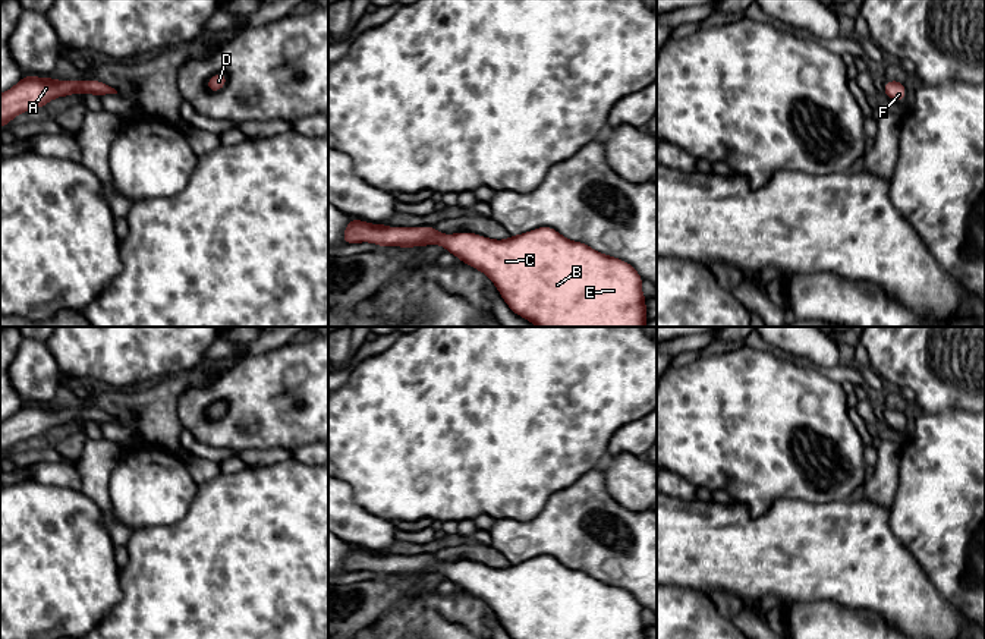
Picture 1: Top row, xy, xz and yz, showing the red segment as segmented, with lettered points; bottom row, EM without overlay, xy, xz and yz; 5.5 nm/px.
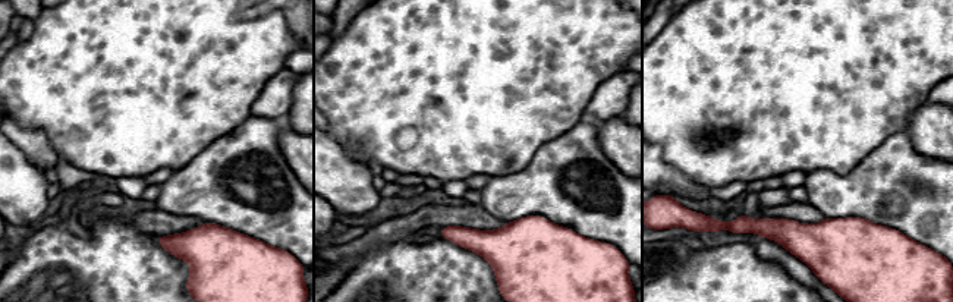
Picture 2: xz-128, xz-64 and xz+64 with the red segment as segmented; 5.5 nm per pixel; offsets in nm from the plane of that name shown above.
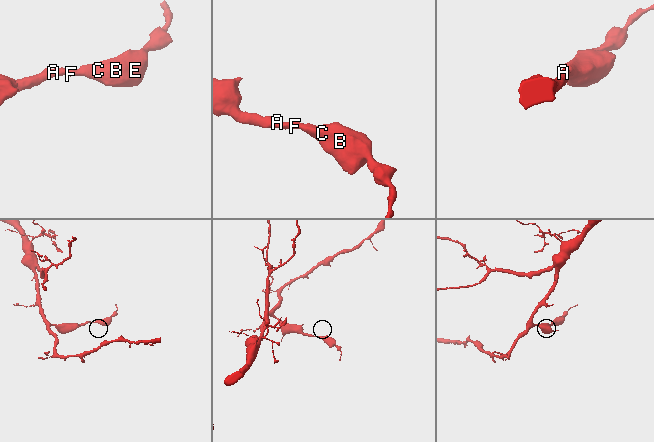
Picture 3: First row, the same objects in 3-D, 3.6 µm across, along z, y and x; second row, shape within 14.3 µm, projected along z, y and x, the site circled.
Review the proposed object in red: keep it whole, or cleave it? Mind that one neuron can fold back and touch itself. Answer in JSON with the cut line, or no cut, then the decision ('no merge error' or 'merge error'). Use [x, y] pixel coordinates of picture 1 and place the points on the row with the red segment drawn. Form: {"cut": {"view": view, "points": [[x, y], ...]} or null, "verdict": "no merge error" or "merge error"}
{"cut": null, "verdict": "no merge error"}

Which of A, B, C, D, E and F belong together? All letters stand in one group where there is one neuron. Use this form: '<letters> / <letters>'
A B C D E F

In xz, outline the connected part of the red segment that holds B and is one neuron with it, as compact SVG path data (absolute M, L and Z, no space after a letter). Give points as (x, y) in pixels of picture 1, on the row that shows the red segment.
M350 218L343 243L371 242L384 246L443 245L460 261L487 274L509 308L536 327L645 327L642 277L627 262L563 237L551 227L538 227L506 240L475 233L443 234L434 227L387 227Z

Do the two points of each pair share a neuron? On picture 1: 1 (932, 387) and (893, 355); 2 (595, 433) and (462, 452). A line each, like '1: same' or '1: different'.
1: same
2: same

